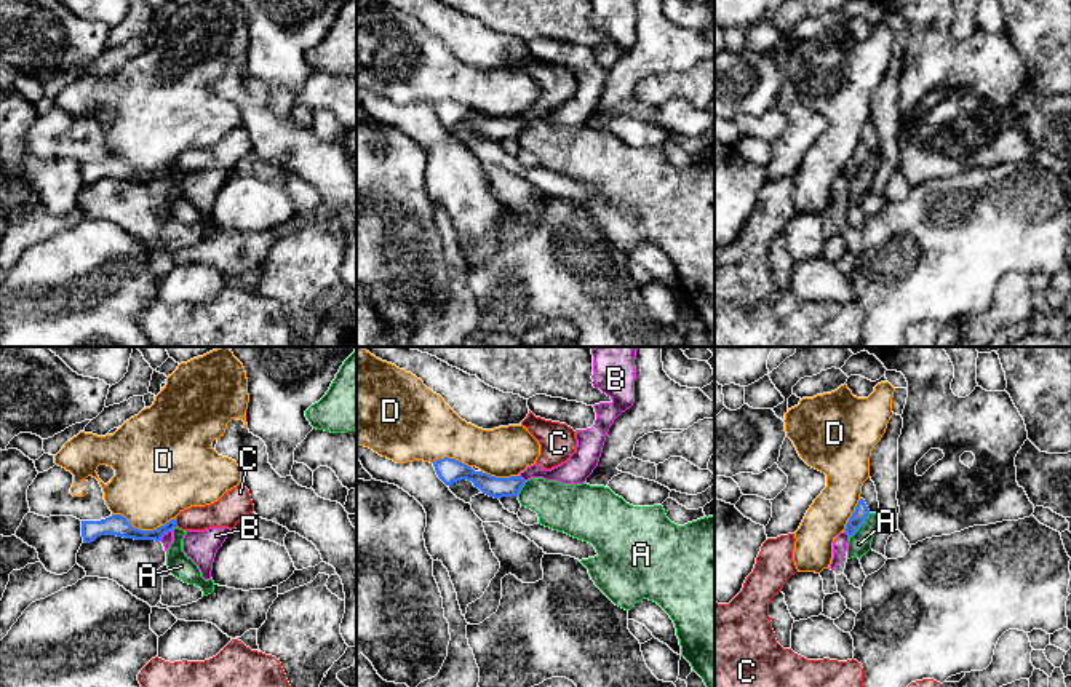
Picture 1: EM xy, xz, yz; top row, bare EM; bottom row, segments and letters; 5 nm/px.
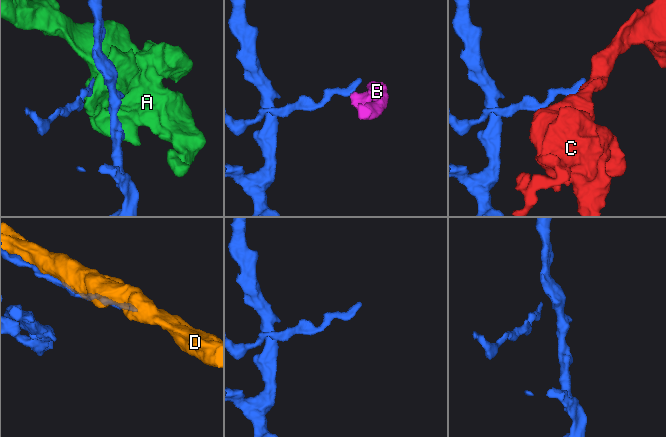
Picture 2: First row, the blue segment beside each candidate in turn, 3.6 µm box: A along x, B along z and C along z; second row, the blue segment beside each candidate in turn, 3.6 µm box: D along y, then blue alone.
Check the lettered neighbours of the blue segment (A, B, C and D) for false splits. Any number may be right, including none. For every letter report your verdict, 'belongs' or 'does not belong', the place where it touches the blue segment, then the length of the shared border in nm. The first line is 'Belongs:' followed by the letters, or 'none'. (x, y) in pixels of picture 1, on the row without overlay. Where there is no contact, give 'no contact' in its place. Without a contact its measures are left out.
Belongs: none
A: does not belong | yz (860, 166) | 170 nm
B: does not belong | xy (165, 174) | 90 nm
C: does not belong | xy (175, 165) | 40 nm
D: does not belong | xy (144, 173) | 320 nm

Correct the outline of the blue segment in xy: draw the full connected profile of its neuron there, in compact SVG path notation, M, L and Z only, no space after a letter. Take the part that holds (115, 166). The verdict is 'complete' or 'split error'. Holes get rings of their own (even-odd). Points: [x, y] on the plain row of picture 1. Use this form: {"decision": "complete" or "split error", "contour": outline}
{"decision": "complete", "contour": "M112 157L101 163L82 163L83 185L91 185L101 177L117 177L134 182L155 182L160 184L165 176L176 169L176 161L168 163L153 173L141 173L133 169L121 157Z"}

